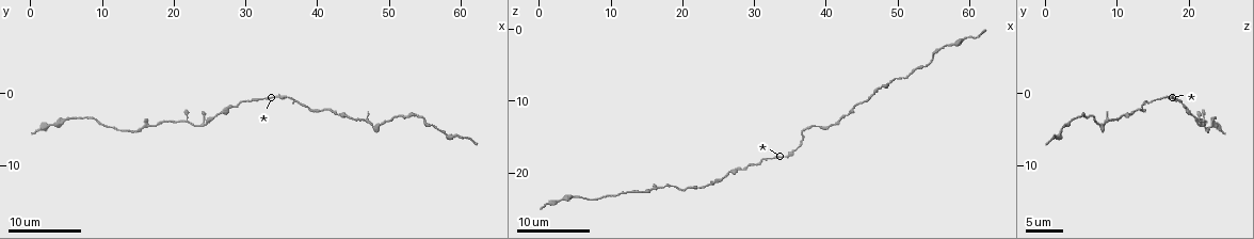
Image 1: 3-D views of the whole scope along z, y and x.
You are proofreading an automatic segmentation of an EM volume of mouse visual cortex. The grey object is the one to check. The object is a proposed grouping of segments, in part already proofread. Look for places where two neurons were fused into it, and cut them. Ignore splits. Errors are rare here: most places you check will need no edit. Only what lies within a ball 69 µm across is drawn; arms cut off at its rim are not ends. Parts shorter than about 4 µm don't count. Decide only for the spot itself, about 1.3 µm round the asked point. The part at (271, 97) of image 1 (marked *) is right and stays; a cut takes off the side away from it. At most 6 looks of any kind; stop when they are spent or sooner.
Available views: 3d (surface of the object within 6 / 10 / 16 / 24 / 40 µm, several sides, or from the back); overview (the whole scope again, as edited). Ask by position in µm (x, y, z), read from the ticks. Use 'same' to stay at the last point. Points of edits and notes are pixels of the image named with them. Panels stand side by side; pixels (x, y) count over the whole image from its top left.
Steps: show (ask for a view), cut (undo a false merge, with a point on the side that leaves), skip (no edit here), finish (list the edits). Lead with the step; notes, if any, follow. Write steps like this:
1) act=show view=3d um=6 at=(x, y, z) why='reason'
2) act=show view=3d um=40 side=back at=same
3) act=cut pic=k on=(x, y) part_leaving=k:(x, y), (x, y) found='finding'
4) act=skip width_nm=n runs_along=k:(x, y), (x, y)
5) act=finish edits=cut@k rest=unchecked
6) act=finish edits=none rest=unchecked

act=show view=3d um=16 at=(46.5, 3.5, 8.5) why='three arms meet'

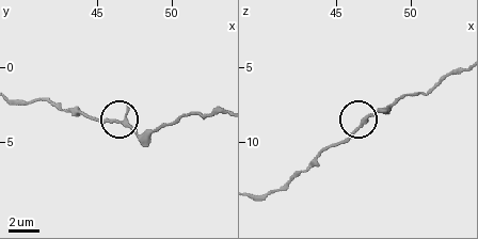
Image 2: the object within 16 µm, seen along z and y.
act=skip runs_along=2:(17, 101), (51, 101), (97, 121), (121, 122), (146, 146) found='continuous, no second neuron'

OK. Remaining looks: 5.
act=show view=3d um=10 at=(57.5, 5.0, 2.0)

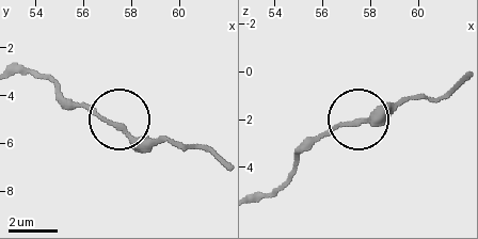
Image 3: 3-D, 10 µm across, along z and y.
act=skip runs_along=3:(256, 200), (312, 145), (343, 124), (391, 112), (408, 98) found='all the same neuron'

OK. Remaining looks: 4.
act=show view=3d um=16 at=(23.5, 4.0, 21.5) why='calibre changes'

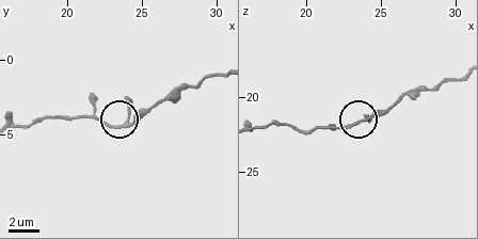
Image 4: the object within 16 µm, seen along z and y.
act=skip found='all the same neuron'

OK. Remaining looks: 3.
act=finish edits=none rest=unchecked

